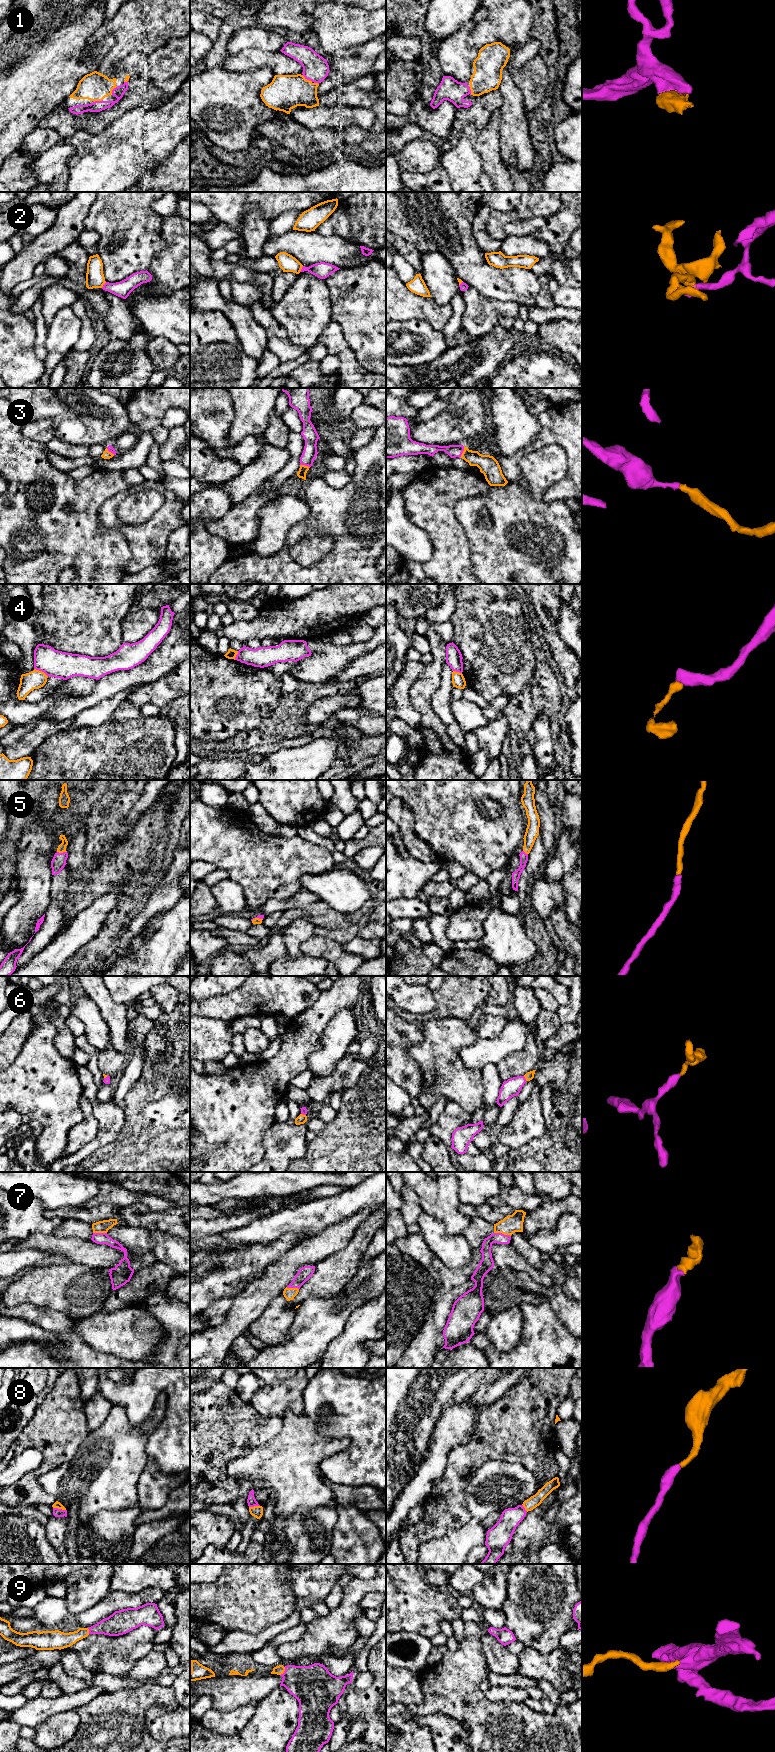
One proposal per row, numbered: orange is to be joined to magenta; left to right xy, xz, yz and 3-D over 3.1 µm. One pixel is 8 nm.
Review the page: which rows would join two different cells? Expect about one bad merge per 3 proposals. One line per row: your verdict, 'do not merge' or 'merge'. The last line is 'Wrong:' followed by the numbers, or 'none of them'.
1: merge
2: do not merge
3: merge
4: do not merge
5: merge
6: merge
7: merge
8: merge
9: merge
Wrong: 2, 4

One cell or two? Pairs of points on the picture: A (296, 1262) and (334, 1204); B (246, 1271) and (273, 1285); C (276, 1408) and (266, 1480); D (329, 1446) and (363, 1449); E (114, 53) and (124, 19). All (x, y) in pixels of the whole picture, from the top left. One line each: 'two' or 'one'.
A: two
B: two
C: two
D: two
E: one

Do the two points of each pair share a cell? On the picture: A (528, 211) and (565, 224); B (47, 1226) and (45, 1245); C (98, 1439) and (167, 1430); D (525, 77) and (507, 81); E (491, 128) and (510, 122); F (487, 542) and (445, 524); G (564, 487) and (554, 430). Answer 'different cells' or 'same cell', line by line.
A: different cells
B: different cells
C: different cells
D: different cells
E: different cells
F: different cells
G: same cell

